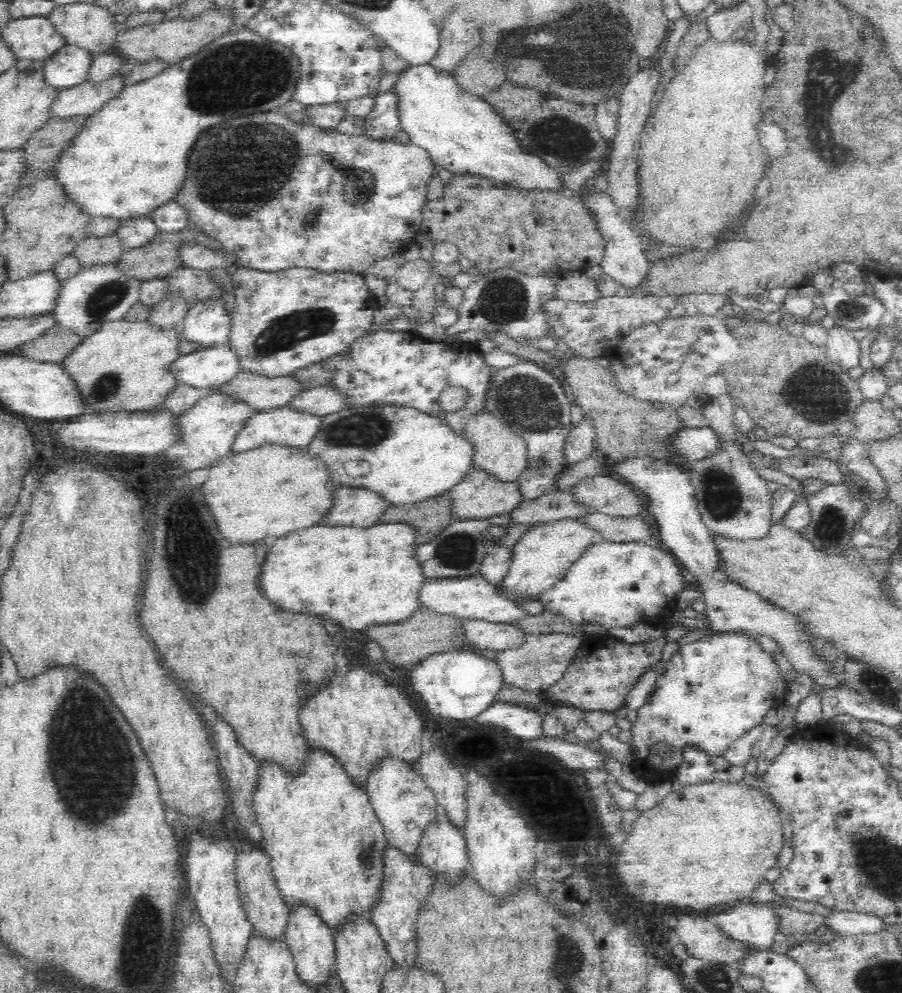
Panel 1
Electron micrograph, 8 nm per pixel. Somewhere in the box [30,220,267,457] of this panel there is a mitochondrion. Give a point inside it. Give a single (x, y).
(107, 297)

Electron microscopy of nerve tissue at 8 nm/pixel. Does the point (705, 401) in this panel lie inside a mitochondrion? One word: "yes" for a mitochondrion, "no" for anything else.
no

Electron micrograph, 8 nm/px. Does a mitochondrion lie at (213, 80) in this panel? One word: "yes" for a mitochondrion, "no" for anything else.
yes

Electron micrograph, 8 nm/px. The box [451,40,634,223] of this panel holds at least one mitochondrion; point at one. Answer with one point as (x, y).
(560, 136)

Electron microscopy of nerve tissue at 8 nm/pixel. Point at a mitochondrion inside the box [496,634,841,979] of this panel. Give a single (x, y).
(571, 954)

